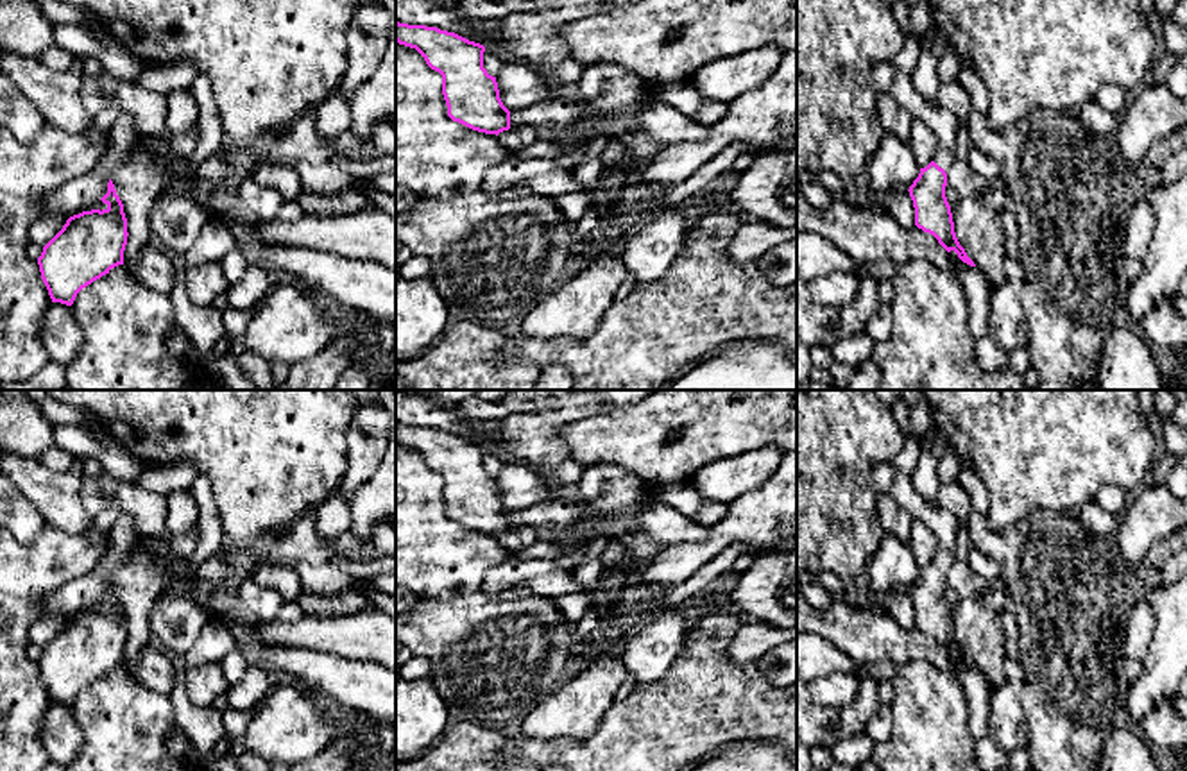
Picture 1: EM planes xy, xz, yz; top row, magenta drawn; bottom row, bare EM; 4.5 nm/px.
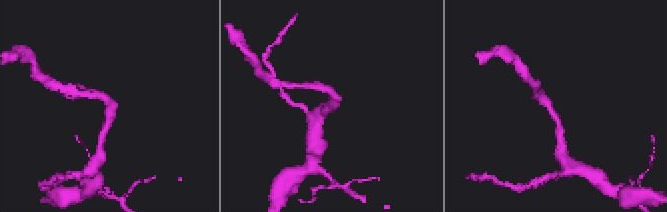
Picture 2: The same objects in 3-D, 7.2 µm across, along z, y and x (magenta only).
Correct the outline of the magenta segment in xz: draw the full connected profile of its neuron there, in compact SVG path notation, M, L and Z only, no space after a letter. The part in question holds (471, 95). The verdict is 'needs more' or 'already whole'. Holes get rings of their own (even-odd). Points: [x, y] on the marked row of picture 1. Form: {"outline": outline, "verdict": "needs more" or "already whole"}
{"outline": "M399 21L396 41L415 48L442 75L442 95L453 122L496 134L512 152L546 136L535 127L510 129L510 111L500 98L496 77L483 68L483 45L437 27Z", "verdict": "needs more"}

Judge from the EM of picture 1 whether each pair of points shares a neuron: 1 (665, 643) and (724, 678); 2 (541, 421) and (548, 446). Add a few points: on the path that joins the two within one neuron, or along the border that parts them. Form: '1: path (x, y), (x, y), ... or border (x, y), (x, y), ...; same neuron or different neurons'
1: border (691, 626), (681, 655), (654, 684); different neurons
2: path (541, 426), (543, 440); same neuron

